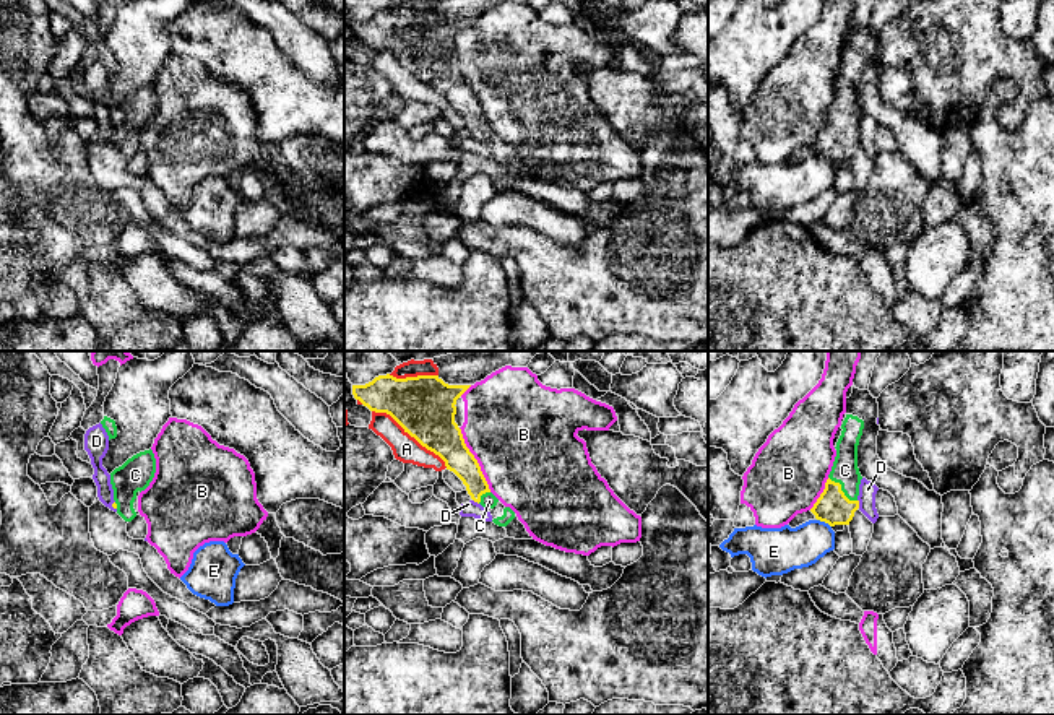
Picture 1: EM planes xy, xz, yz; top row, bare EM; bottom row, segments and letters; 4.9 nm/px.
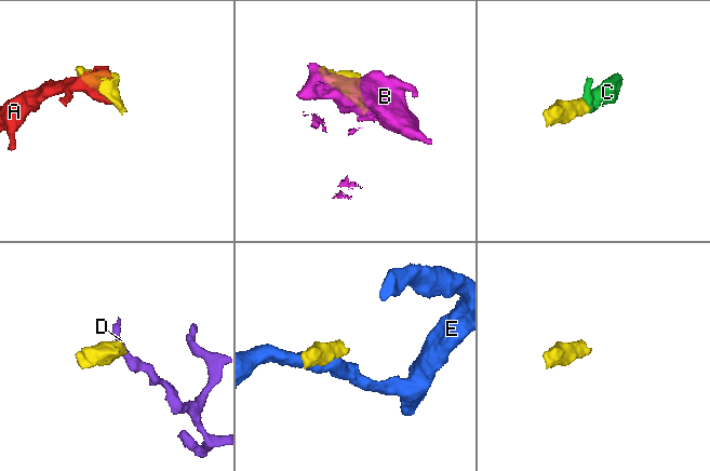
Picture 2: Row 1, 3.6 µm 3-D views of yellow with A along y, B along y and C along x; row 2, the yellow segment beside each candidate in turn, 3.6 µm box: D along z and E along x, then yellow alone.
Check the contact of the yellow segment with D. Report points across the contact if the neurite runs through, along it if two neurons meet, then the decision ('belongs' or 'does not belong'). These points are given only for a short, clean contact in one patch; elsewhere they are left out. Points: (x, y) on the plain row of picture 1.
along yz (858, 135), (859, 143) | does not belong

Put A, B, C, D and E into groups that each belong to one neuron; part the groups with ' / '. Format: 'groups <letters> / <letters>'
groups A / B / C / D / E

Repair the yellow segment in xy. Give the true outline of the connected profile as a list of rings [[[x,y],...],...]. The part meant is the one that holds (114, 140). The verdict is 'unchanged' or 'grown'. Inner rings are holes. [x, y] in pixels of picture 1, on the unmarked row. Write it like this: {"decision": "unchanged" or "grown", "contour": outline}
{"decision": "grown", "contour": [[[151,84],[133,91],[110,109],[115,136],[112,143],[125,158],[132,158],[140,151],[138,132],[149,122],[154,109],[156,94]]]}

